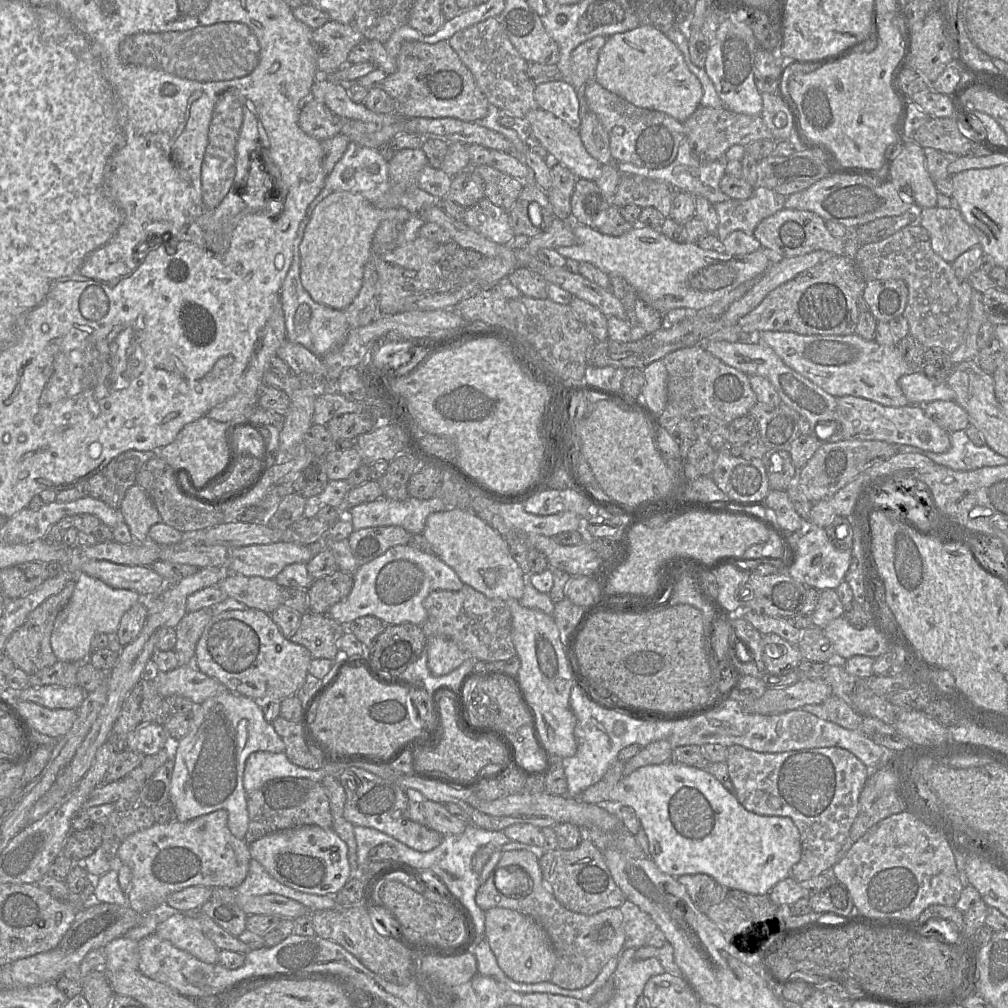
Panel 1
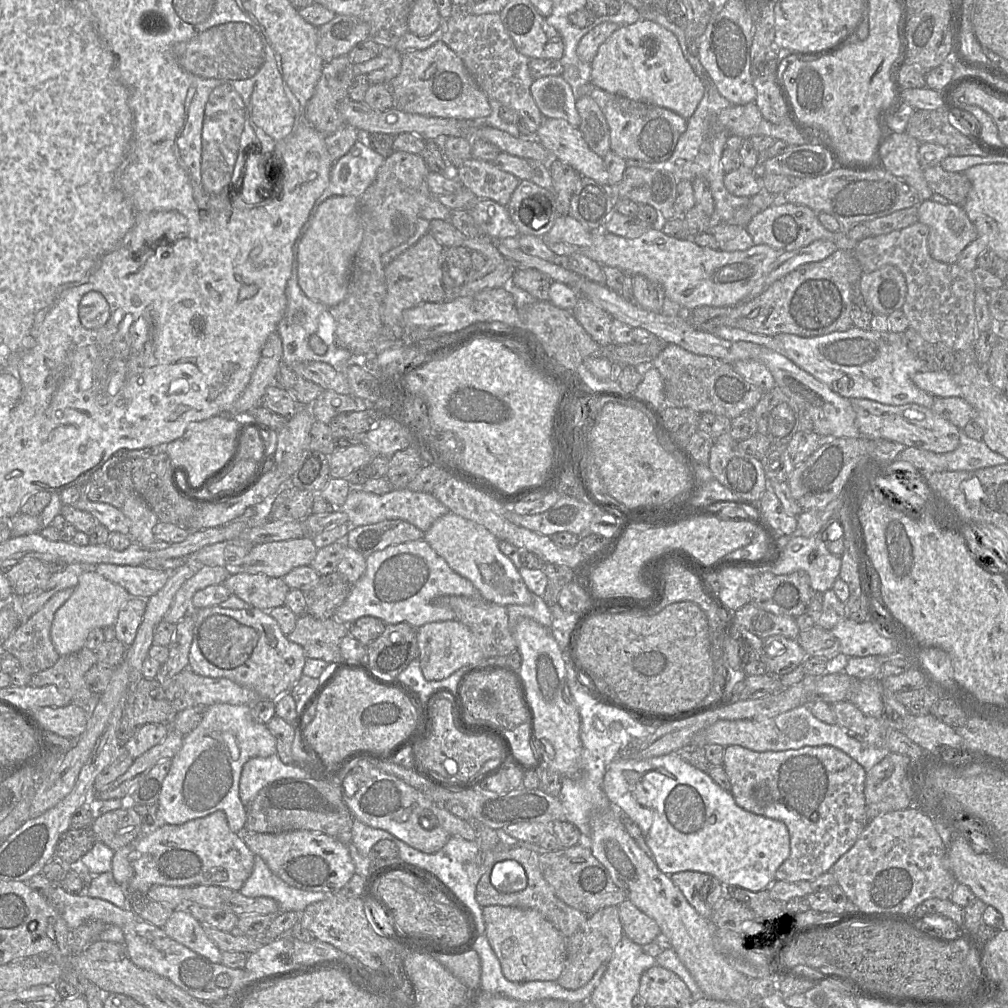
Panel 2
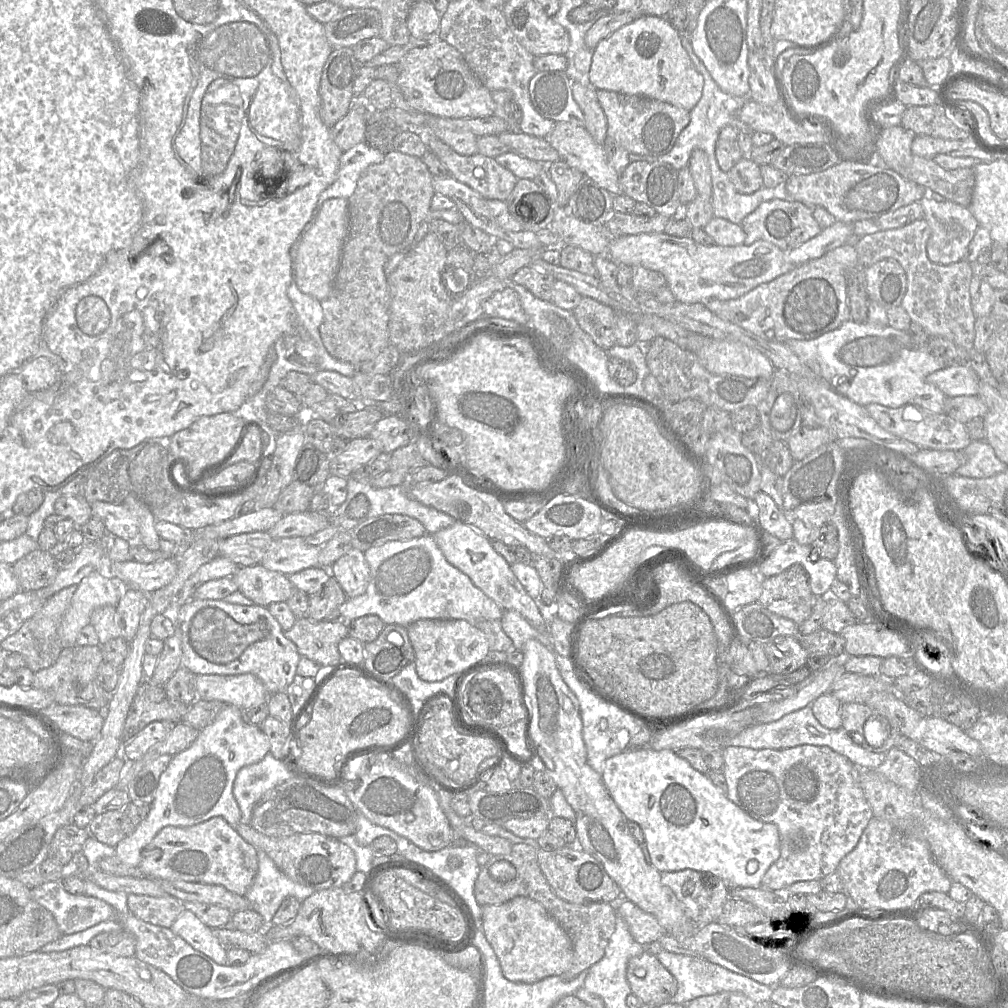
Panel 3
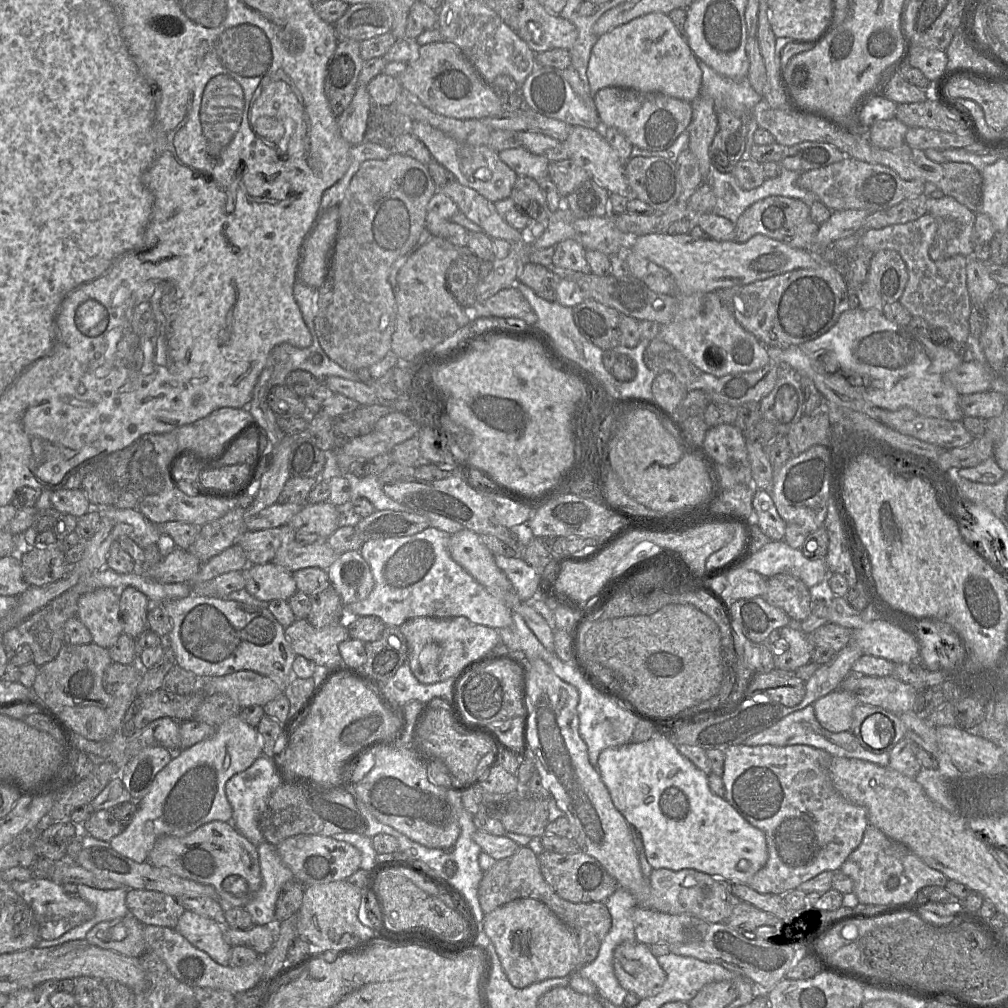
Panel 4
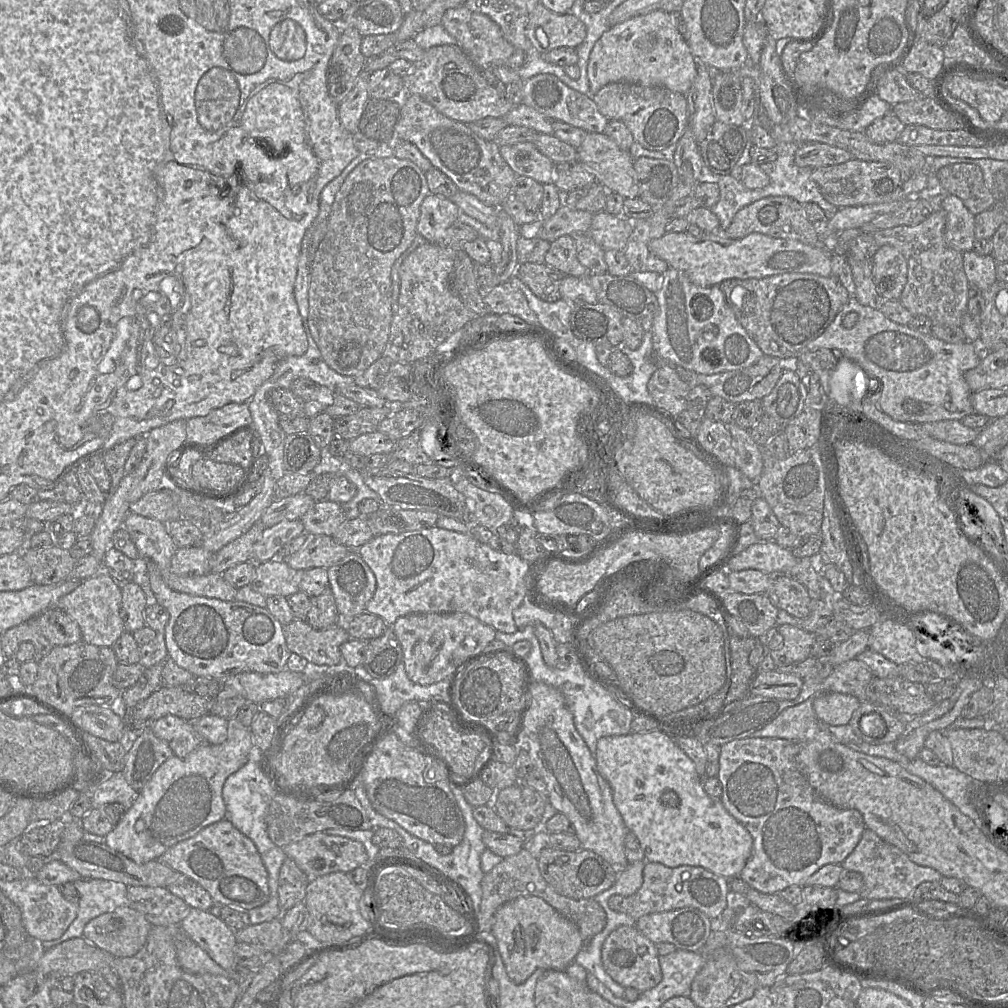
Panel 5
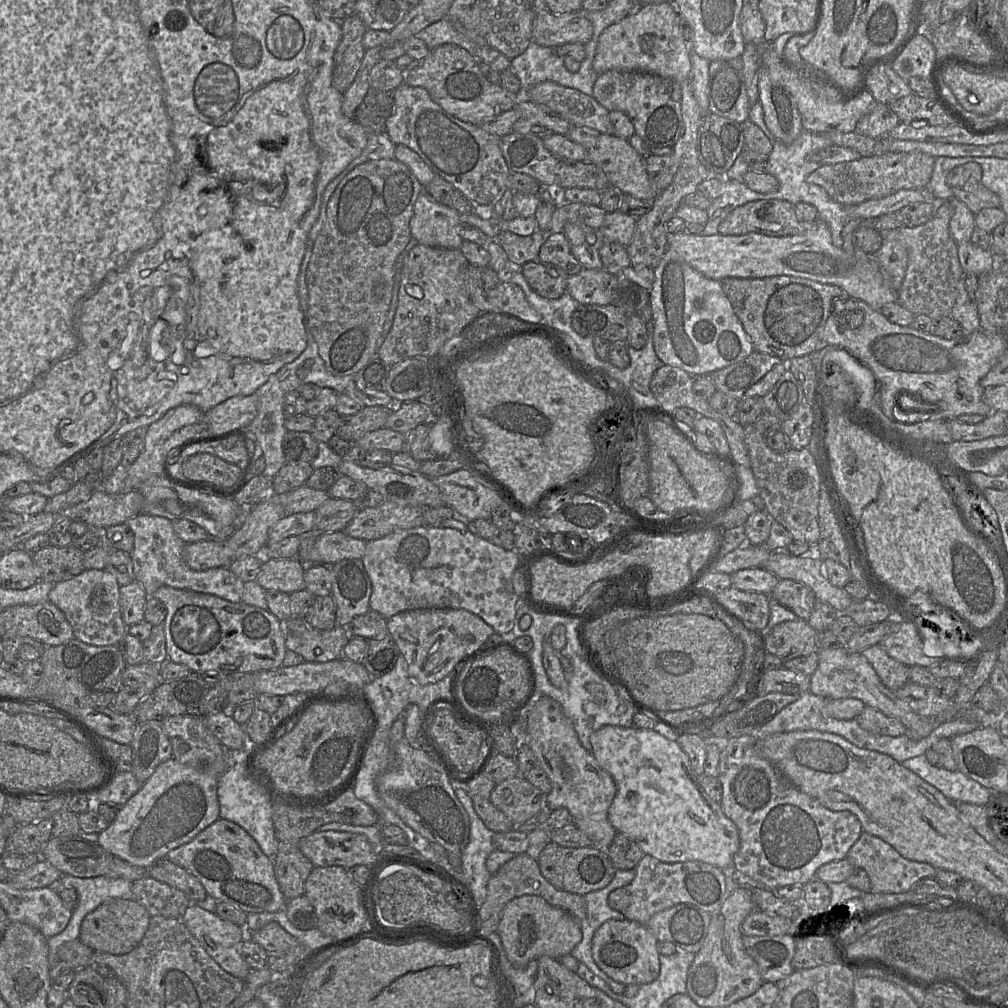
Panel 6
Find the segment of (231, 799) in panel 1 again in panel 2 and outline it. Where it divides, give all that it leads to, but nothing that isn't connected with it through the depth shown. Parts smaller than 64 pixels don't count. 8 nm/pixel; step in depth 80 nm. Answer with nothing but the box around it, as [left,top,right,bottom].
[151,704,276,833]

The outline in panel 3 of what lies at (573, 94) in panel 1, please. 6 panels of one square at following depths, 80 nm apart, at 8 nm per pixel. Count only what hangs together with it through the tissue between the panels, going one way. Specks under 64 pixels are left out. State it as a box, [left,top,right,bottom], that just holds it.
[529,71,585,127]

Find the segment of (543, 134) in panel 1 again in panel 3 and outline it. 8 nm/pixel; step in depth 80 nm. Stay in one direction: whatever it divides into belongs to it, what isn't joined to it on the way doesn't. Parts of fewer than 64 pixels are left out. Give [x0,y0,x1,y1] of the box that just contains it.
[545,122,622,195]

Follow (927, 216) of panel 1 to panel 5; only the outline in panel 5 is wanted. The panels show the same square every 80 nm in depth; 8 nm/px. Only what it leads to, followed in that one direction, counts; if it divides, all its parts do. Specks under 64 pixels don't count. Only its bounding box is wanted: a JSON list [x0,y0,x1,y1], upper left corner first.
[939,194,975,252]

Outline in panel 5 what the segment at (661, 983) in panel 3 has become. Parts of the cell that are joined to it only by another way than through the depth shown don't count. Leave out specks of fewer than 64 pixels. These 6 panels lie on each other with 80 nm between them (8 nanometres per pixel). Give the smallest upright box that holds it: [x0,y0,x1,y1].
[601,926,662,992]

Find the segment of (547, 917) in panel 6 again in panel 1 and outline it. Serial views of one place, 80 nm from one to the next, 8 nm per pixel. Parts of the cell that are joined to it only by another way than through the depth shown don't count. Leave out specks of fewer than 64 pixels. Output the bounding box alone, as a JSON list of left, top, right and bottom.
[485,907,556,983]

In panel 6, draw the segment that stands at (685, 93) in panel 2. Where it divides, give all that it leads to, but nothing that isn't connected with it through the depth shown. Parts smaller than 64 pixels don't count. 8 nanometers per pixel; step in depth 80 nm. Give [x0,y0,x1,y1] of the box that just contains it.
[593,3,691,83]

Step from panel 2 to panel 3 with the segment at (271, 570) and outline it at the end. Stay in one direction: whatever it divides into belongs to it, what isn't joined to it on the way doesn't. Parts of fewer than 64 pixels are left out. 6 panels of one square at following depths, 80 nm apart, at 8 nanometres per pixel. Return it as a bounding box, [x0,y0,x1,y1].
[260,537,320,576]

